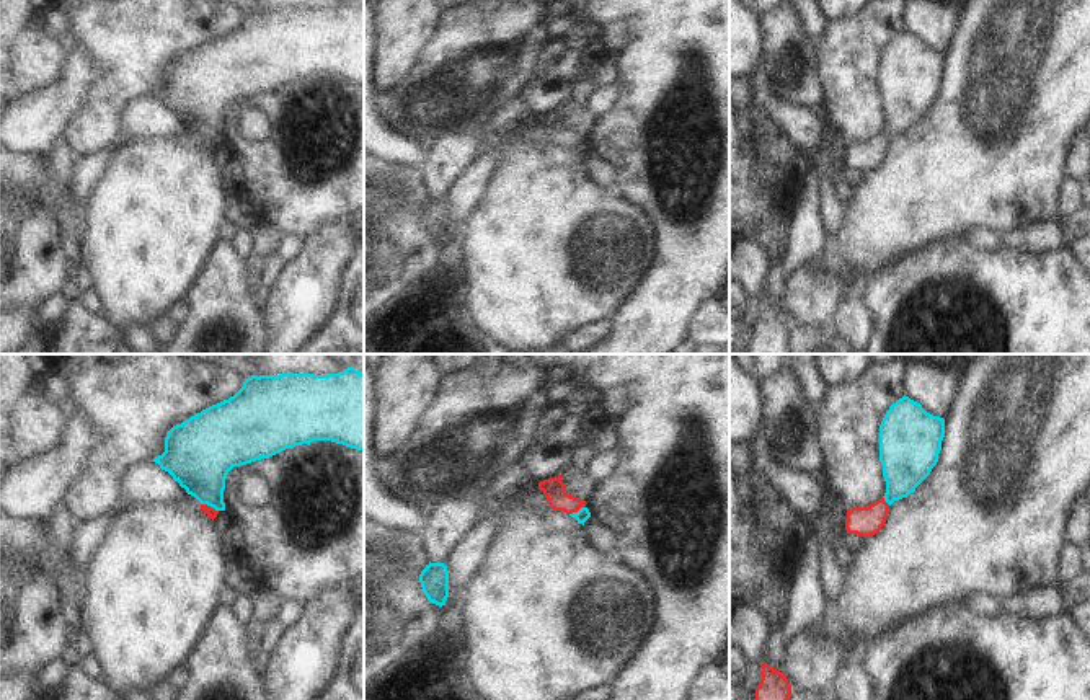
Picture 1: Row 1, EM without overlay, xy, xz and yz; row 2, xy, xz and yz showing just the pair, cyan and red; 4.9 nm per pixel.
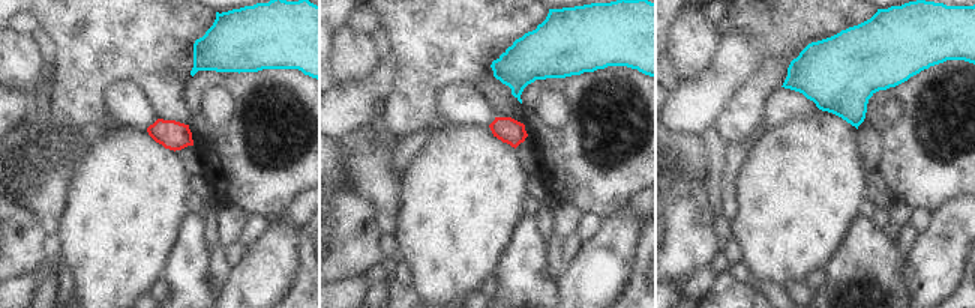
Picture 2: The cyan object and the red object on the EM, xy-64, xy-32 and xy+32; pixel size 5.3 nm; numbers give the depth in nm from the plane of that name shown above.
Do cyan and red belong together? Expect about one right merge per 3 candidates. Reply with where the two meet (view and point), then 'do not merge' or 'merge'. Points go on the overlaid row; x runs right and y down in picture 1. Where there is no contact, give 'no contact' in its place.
meets cyan in xz at (578, 511); do not merge

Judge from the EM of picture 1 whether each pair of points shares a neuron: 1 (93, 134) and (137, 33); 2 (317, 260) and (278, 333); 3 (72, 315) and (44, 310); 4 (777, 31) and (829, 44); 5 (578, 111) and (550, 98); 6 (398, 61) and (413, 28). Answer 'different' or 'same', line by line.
1: same
2: same
3: different
4: different
5: different
6: same

